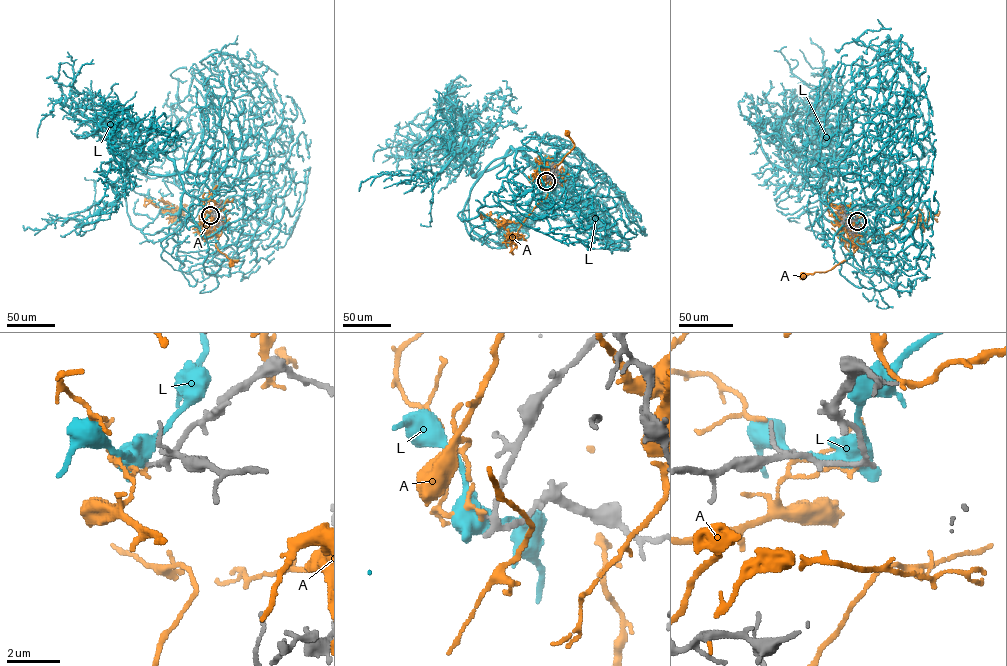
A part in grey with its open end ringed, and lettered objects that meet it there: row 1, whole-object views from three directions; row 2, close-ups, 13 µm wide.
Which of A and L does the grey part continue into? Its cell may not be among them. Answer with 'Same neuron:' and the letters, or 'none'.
Same neuron: none

